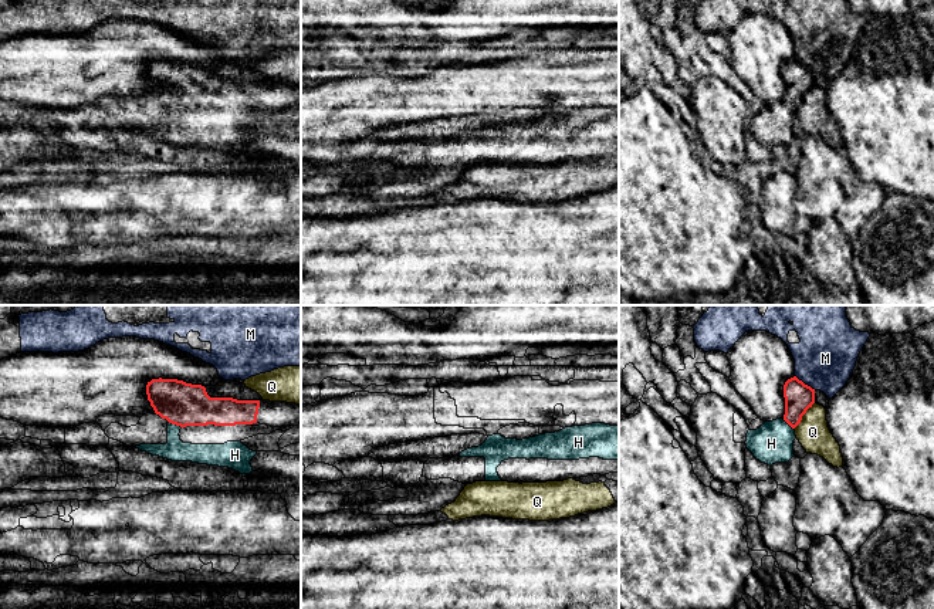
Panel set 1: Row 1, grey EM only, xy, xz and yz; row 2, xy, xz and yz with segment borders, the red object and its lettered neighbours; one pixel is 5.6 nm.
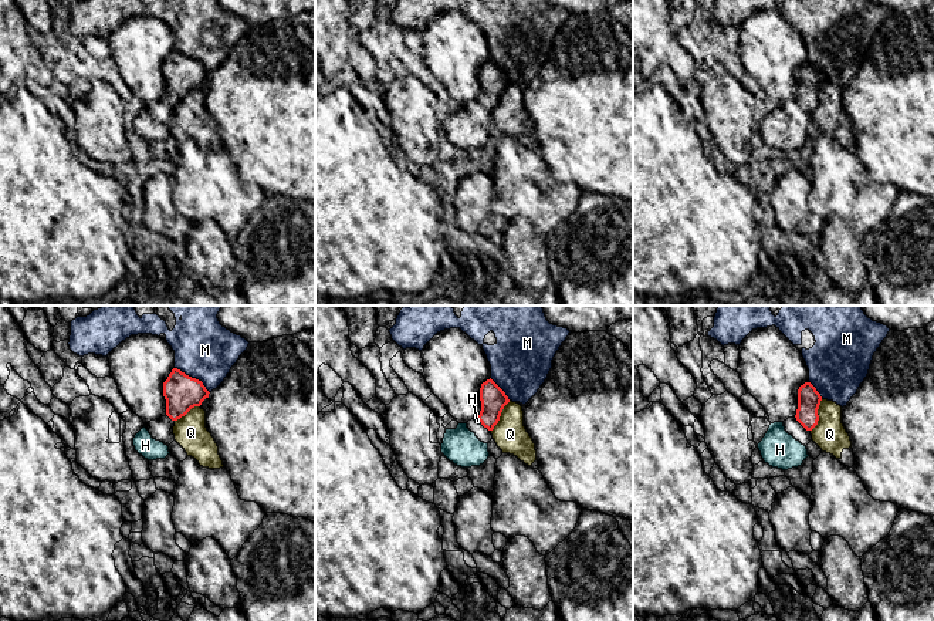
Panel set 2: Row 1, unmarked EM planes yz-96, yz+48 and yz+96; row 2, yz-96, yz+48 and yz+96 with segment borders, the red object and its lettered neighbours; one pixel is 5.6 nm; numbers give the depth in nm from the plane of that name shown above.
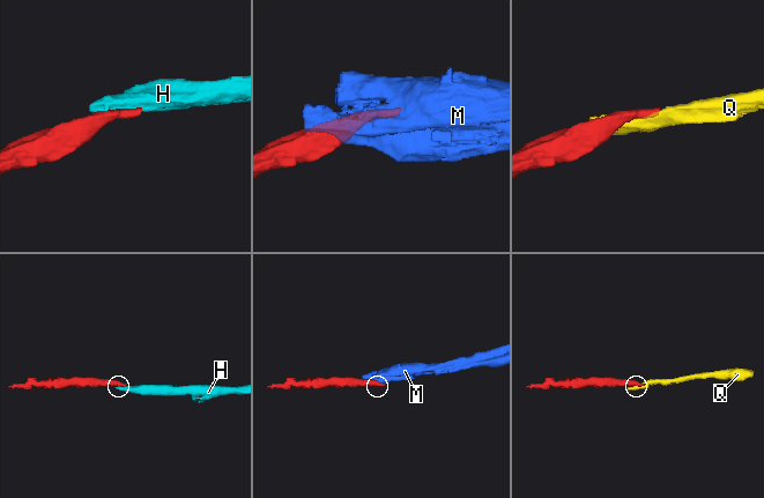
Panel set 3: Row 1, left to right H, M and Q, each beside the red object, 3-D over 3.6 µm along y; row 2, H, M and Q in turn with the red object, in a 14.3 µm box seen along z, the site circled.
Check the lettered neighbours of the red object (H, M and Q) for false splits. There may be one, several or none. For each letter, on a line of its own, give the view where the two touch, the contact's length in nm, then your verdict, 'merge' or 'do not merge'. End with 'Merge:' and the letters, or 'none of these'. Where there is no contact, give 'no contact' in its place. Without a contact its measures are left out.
H: contact in xy; length 90 nm; merge
M: contact in yz; length 150 nm; do not merge
Q: contact in yz; length 190 nm; do not merge
Merge: H

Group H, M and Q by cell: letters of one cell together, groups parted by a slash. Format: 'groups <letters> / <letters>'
groups H / M / Q

